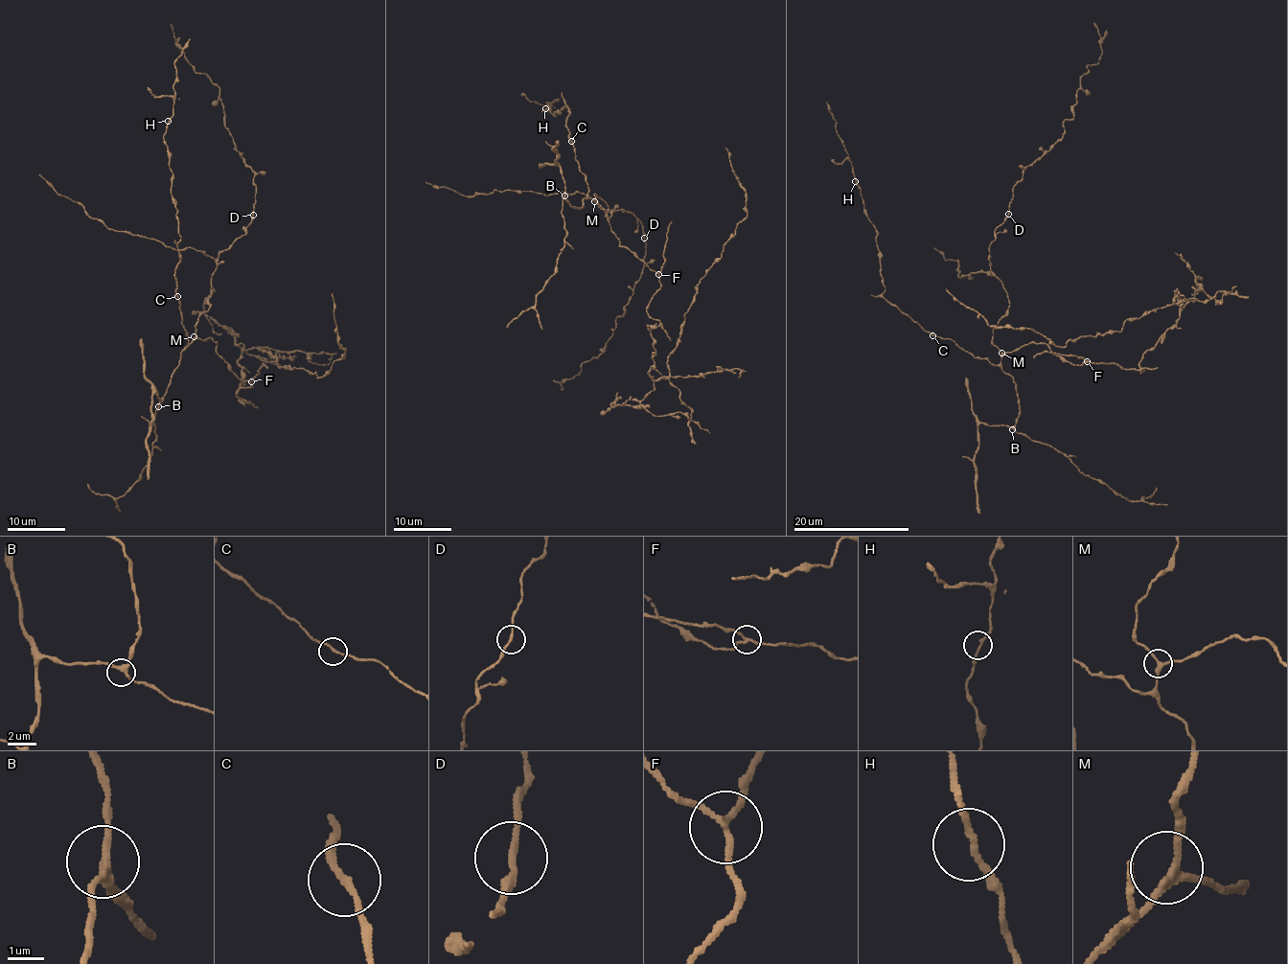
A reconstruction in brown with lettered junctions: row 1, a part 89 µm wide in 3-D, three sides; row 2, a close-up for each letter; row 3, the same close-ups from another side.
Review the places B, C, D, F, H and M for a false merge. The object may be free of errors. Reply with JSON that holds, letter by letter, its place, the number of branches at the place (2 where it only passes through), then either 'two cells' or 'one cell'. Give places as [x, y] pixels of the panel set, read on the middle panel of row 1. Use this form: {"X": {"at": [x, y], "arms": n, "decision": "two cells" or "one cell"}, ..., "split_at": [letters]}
{"B": {"at": [564, 195], "arms": 3, "decision": "one cell"}, "C": {"at": [571, 141], "arms": 2, "decision": "one cell"}, "D": {"at": [644, 238], "arms": 2, "decision": "one cell"}, "F": {"at": [658, 274], "arms": 3, "decision": "two cells"}, "H": {"at": [545, 108], "arms": 2, "decision": "one cell"}, "M": {"at": [594, 201], "arms": 3, "decision": "one cell"}, "split_at": ["F"]}

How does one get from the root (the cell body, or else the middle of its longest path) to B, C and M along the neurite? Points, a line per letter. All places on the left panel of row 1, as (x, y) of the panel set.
B: (223, 358), (217, 352), (217, 342), (209, 337), (196, 338), (180, 355), (180, 361), (158, 406)
C: (223, 358), (217, 352), (217, 342), (209, 337), (196, 338), (187, 345), (189, 340), (177, 296)
M: (223, 358), (217, 352), (217, 342), (209, 337), (202, 340), (194, 336)

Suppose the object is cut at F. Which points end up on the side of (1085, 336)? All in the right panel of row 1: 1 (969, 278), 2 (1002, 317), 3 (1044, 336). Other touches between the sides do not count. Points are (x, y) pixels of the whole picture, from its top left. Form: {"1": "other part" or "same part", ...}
{"1": "other part", "2": "other part", "3": "same part"}

